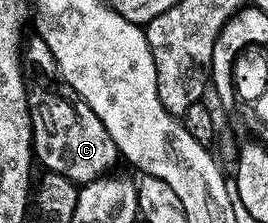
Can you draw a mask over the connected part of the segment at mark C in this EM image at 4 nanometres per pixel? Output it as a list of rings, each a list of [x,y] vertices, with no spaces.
[[[36,36],[29,37],[24,39],[21,51],[21,75],[29,96],[34,159],[40,165],[42,162],[48,173],[67,176],[67,180],[78,184],[108,175],[114,169],[112,166],[119,162],[111,132],[103,128],[103,120],[91,112],[88,104],[62,82],[55,56],[51,56],[45,41]]]

